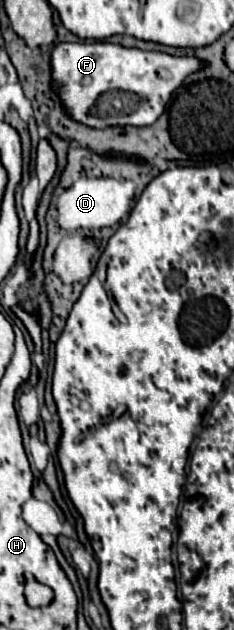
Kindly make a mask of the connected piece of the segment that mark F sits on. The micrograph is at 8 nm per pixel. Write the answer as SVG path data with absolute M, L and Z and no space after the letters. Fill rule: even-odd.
M75 42L75 44L57 44L51 52L51 66L53 66L53 88L61 96L67 114L85 126L107 128L107 126L149 126L153 124L165 110L167 102L181 88L183 80L197 70L203 70L207 62L195 56L173 56L167 52L155 50L141 50L141 48L127 48L121 44L111 42Z

